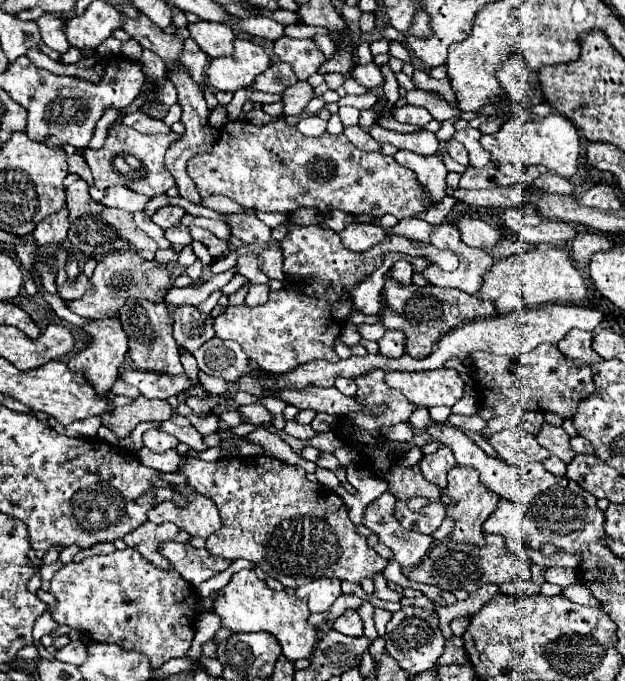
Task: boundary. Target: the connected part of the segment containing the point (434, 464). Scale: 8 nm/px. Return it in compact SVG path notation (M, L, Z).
M438 448L434 454L422 456L418 466L420 466L420 470L428 482L434 482L440 490L444 490L446 488L446 472L452 466L456 466L456 460L452 456L452 450Z

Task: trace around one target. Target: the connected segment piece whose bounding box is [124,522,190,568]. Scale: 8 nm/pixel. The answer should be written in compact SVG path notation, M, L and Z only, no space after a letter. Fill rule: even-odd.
M146 522L140 528L136 528L132 534L124 536L124 542L128 544L128 548L140 552L146 560L150 560L154 566L160 568L172 568L160 554L158 554L158 544L166 542L166 540L174 540L174 542L188 542L190 536L176 528L172 522L164 522L164 524L154 524L154 522Z

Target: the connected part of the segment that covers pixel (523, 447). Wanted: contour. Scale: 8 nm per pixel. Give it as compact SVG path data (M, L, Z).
M504 430L488 440L498 452L500 460L506 460L514 466L526 466L530 462L544 462L550 454L536 442L536 438L526 430Z

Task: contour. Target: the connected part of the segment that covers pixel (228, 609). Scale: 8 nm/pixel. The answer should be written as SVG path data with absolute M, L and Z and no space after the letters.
M240 570L232 576L228 586L216 598L214 612L222 618L222 626L230 628L232 632L264 630L274 634L282 646L282 654L292 662L300 658L310 658L318 642L316 628L308 622L308 616L310 616L308 606L294 594L288 594L284 590L276 592L268 588L266 582L254 574L254 570Z

